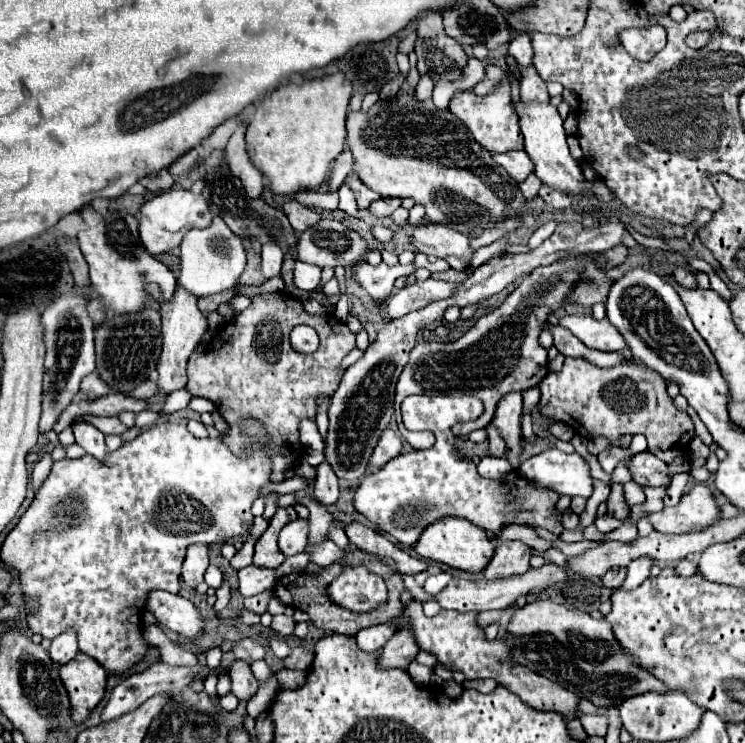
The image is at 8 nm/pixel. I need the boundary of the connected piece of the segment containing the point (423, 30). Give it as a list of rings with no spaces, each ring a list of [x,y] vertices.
[[[428,11],[418,19],[418,35],[424,39],[432,39],[434,35],[442,33],[442,15],[440,11]]]

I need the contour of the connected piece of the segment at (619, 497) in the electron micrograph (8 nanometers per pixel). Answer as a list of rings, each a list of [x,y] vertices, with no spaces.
[[[614,483],[612,485],[612,491],[610,491],[610,497],[607,499],[607,515],[613,516],[617,519],[624,519],[630,512],[630,507],[624,499],[624,485],[620,483]]]

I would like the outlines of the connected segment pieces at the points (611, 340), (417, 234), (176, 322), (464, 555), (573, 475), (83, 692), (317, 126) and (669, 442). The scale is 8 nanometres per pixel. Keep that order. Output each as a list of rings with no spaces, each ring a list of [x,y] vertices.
[[[566,315],[560,325],[570,329],[590,349],[600,351],[624,351],[626,341],[608,319],[594,319],[594,315]]]
[[[420,221],[412,233],[410,233],[410,245],[418,253],[426,255],[436,255],[436,257],[448,257],[456,255],[460,259],[470,261],[472,251],[470,251],[470,239],[450,225],[442,223],[432,223],[432,221]]]
[[[146,285],[146,291],[150,293],[150,297],[154,297],[154,301],[158,301],[160,305],[160,315],[162,315],[162,355],[158,361],[158,387],[160,393],[166,391],[176,391],[176,389],[184,389],[186,387],[186,361],[188,357],[194,353],[194,349],[198,347],[200,339],[204,337],[208,323],[206,317],[198,311],[196,307],[196,297],[192,293],[188,293],[186,289],[180,289],[180,285],[176,285],[176,291],[170,299],[162,301],[162,293],[158,285]]]
[[[442,519],[436,521],[434,525],[426,527],[424,533],[420,535],[420,541],[416,543],[414,551],[424,557],[424,559],[432,559],[444,565],[450,565],[454,569],[460,571],[470,571],[470,573],[480,573],[482,569],[486,569],[486,565],[490,563],[496,545],[492,543],[492,539],[486,535],[484,529],[478,529],[474,523],[462,521],[462,519]]]
[[[556,447],[546,449],[530,459],[526,459],[520,469],[520,475],[538,483],[540,487],[550,487],[560,495],[582,495],[592,493],[592,475],[590,465],[582,455],[562,453]]]
[[[78,653],[72,661],[60,665],[60,677],[70,697],[72,719],[76,725],[80,725],[104,699],[108,671],[86,653]]]
[[[344,73],[326,75],[322,79],[304,79],[302,83],[286,83],[264,97],[258,105],[248,131],[248,155],[262,171],[276,195],[294,197],[304,189],[318,189],[332,171],[334,159],[346,145],[346,113],[352,97],[352,83]]]
[[[566,357],[558,373],[548,373],[540,387],[540,413],[552,421],[570,425],[586,439],[606,437],[612,445],[620,445],[622,435],[642,433],[648,439],[648,451],[664,463],[676,457],[690,457],[690,441],[696,437],[694,421],[686,411],[674,407],[666,393],[666,381],[642,363],[626,359],[614,367],[596,367],[578,357]]]

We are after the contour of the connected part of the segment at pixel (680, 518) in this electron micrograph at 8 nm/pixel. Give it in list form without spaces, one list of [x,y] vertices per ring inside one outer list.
[[[694,485],[682,495],[676,507],[664,507],[662,513],[646,515],[646,519],[660,533],[690,533],[702,531],[720,519],[720,507],[714,501],[712,491],[706,485]]]

